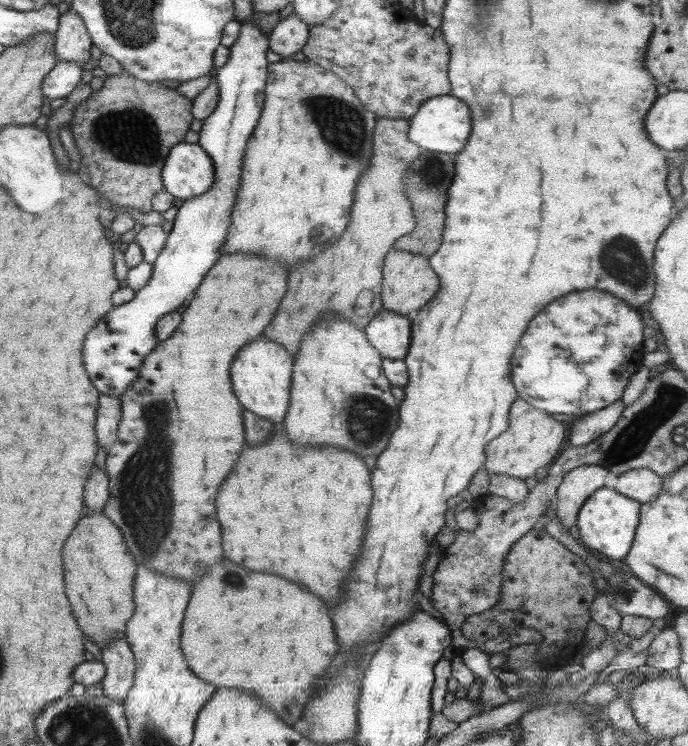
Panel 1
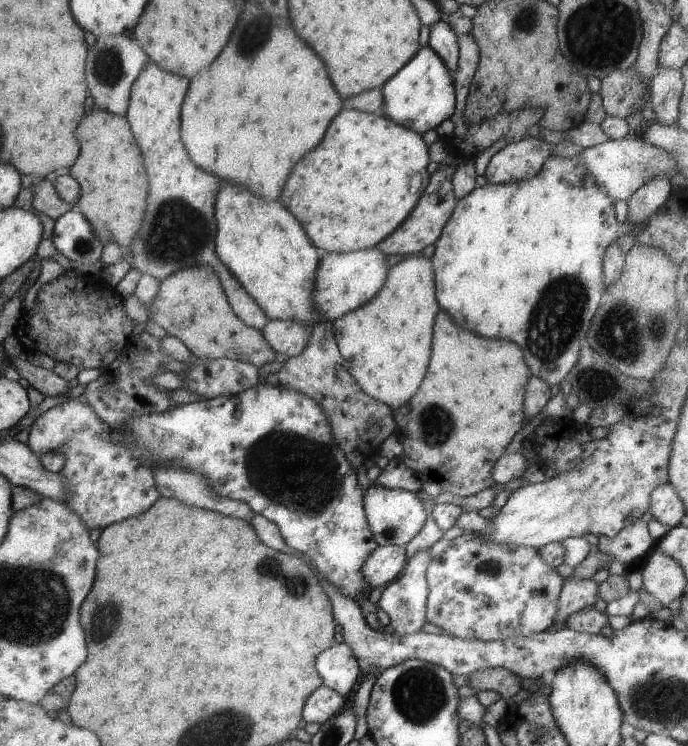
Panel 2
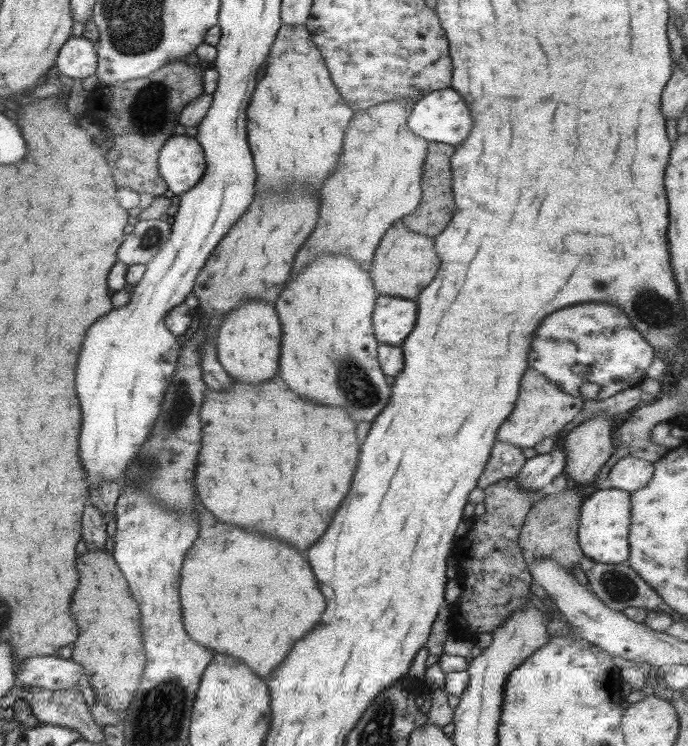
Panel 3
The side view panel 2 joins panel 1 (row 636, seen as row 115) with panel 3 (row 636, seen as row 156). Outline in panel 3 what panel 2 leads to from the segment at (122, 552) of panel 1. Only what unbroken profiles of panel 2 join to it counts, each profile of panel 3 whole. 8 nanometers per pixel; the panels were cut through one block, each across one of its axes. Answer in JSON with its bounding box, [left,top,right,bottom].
[69,549,146,718]

